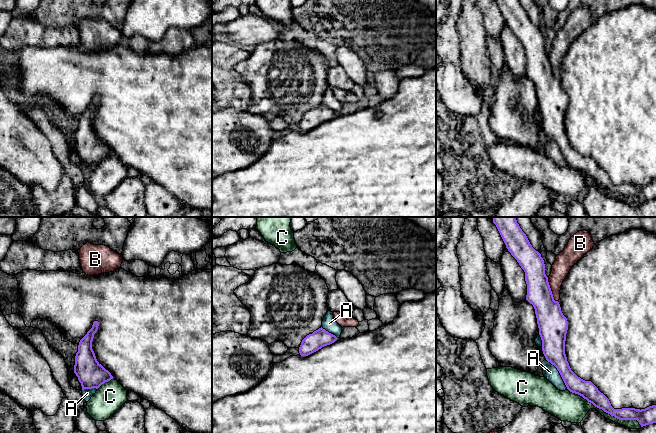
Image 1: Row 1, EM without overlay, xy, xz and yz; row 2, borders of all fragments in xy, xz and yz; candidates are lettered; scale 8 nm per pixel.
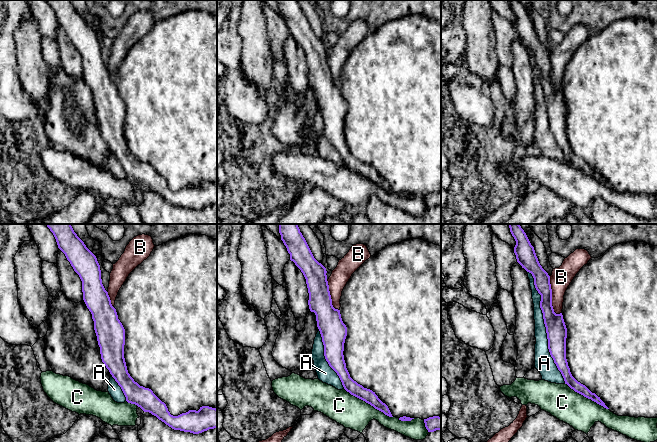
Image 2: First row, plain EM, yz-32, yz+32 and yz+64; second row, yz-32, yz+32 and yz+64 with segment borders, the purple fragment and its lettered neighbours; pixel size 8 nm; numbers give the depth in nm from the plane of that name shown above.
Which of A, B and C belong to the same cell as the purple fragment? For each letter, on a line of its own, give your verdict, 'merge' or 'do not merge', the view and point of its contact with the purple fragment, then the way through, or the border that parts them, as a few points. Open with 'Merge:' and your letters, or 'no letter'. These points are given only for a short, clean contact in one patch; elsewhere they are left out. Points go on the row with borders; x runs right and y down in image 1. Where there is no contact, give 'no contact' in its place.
Merge: no letter
A: do not merge | yz (559, 372)
B: do not merge | yz (550, 290)
C: do not merge | yz (605, 411)

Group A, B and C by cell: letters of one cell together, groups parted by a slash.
A / B / C

